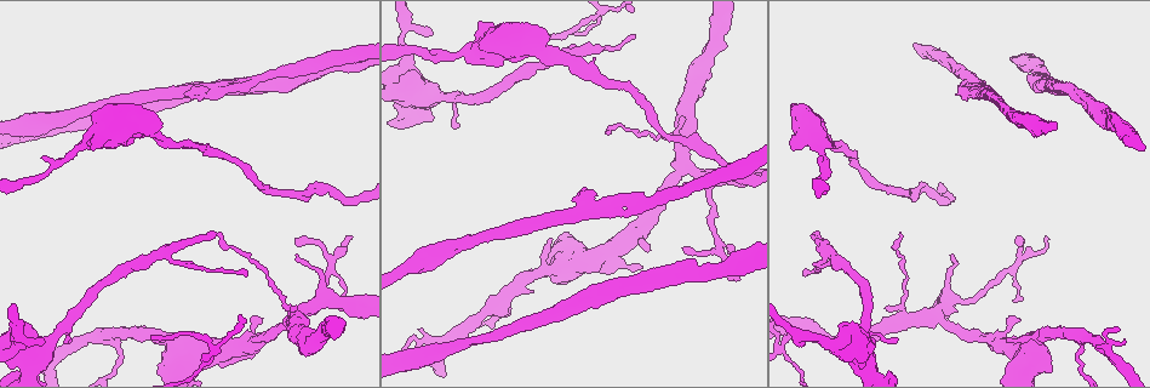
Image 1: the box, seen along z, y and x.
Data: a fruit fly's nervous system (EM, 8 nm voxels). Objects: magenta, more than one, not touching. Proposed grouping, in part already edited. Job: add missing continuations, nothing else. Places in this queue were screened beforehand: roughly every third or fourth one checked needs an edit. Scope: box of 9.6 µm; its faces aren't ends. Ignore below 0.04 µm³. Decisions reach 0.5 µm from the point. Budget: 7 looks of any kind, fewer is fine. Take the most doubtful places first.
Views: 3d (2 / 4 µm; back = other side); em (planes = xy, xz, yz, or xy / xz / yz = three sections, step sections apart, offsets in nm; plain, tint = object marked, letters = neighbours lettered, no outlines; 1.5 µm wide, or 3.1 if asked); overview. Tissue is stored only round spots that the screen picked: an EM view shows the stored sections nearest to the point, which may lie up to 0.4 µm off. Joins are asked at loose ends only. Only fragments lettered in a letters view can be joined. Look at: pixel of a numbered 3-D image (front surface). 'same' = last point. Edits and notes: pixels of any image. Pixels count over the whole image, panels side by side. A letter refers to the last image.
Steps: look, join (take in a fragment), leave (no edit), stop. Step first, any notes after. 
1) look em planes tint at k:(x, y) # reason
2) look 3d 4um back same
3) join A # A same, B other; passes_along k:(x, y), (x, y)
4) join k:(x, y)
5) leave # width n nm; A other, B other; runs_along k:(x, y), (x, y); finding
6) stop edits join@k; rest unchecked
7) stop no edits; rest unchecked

look 3d 2um at 1:(817, 231) # branch stops here

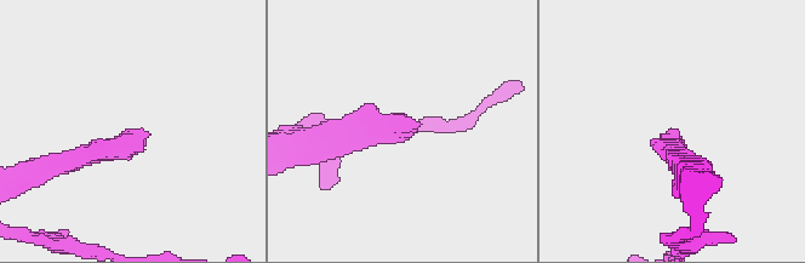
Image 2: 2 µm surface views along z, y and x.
look em planes letters at 2:(418, 123)

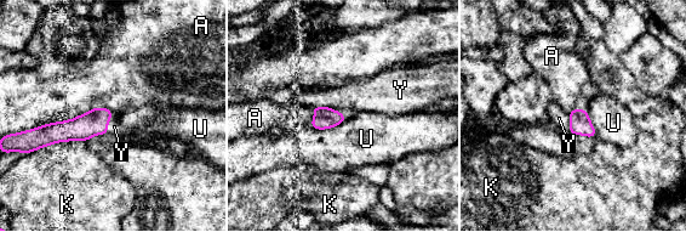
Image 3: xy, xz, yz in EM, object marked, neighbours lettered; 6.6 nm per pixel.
join Y # A other, K other, U other, Y same; the cell continues

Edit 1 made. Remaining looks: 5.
look em xy step 8 letters at 1:(1020, 319) # branch stops here

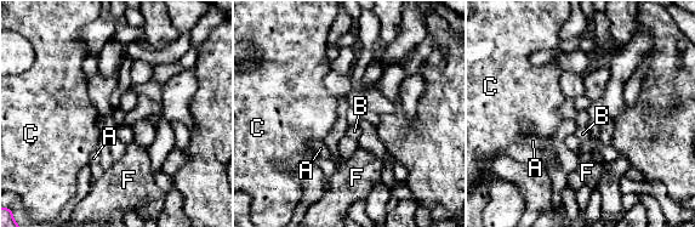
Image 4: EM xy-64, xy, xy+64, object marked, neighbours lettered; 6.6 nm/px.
look em planes letters same # another direction

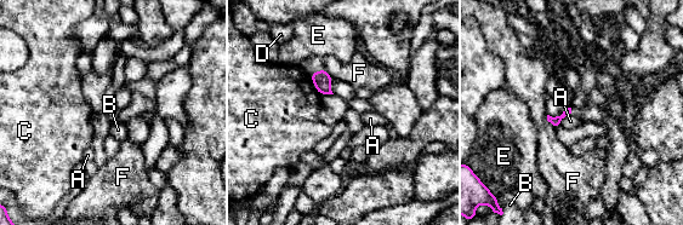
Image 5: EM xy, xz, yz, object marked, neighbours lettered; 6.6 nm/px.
leave # A other, B other, C other, D other, E other, F other; no lettered fragment goes on from it

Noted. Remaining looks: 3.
look 3d 2um at 1:(352, 235) # thin end

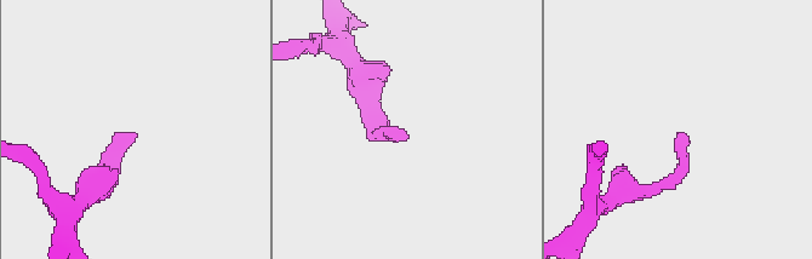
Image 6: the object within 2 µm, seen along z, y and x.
look em yz step 4 letters at 6:(137, 135) # shape alone is not enough

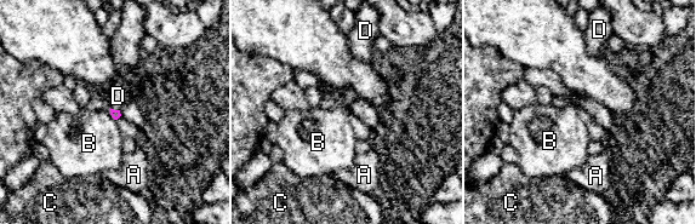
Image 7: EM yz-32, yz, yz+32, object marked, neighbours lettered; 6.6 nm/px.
look em planes letters same

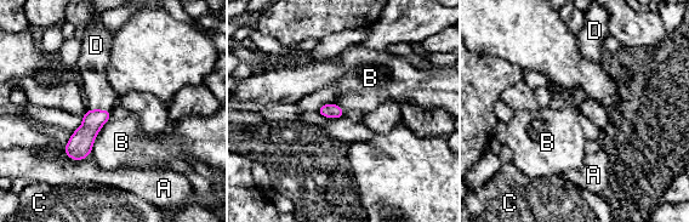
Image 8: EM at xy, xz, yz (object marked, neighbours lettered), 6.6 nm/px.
join D # A other, B other, C other, D same; passes_along 8:(81, 141), (100, 109), (97, 89); the cell continues

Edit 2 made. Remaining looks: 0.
stop edits join@3, join@8; rest unchecked

